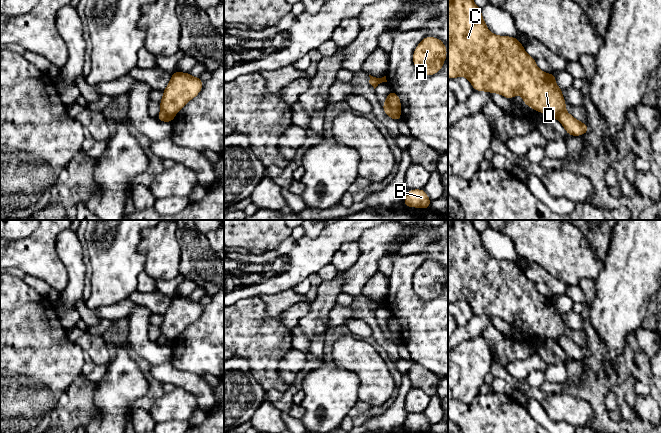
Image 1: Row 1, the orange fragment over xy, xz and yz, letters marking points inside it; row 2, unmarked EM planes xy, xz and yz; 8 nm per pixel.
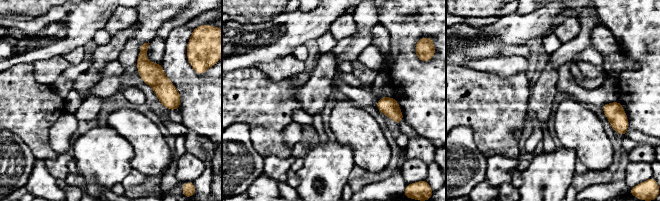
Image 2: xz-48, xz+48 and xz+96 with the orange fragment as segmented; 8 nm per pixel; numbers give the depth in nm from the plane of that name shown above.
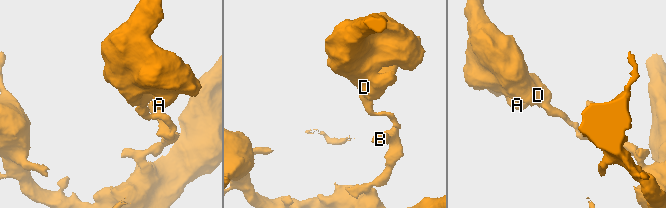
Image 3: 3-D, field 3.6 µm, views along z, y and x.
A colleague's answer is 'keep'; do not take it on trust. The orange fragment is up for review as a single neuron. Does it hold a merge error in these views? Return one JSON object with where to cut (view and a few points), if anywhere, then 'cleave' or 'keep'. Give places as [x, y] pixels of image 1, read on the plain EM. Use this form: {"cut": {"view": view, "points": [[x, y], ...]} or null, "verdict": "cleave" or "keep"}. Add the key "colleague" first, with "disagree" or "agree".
{"colleague": "disagree", "cut": {"view": "xz", "points": [[385, 327], [399, 336]]}, "verdict": "cleave"}

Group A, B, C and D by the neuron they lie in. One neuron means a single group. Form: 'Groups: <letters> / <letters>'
Groups: A C D / B

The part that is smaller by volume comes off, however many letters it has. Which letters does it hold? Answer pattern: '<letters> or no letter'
A, C, D

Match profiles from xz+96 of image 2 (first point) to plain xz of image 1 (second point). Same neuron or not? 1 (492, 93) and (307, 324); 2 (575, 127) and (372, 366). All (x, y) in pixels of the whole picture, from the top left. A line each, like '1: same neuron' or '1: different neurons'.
1: different neurons
2: same neuron

